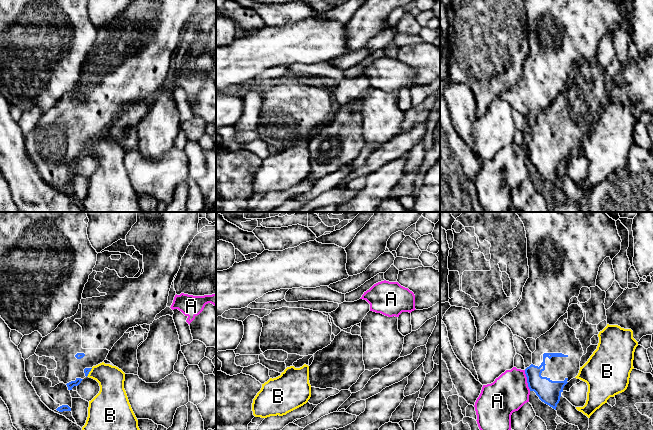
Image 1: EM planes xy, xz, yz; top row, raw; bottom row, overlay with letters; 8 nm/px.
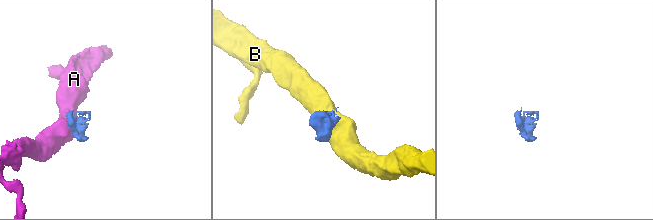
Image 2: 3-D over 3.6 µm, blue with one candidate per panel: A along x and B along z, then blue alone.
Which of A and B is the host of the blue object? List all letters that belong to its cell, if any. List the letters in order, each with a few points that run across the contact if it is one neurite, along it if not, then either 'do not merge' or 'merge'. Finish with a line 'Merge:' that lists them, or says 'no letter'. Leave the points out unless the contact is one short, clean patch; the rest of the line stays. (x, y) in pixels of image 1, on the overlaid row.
A: line yz (524, 370), (527, 386), (530, 390); do not merge
B: line xy (92, 368), (86, 376); do not merge
Merge: no letter

